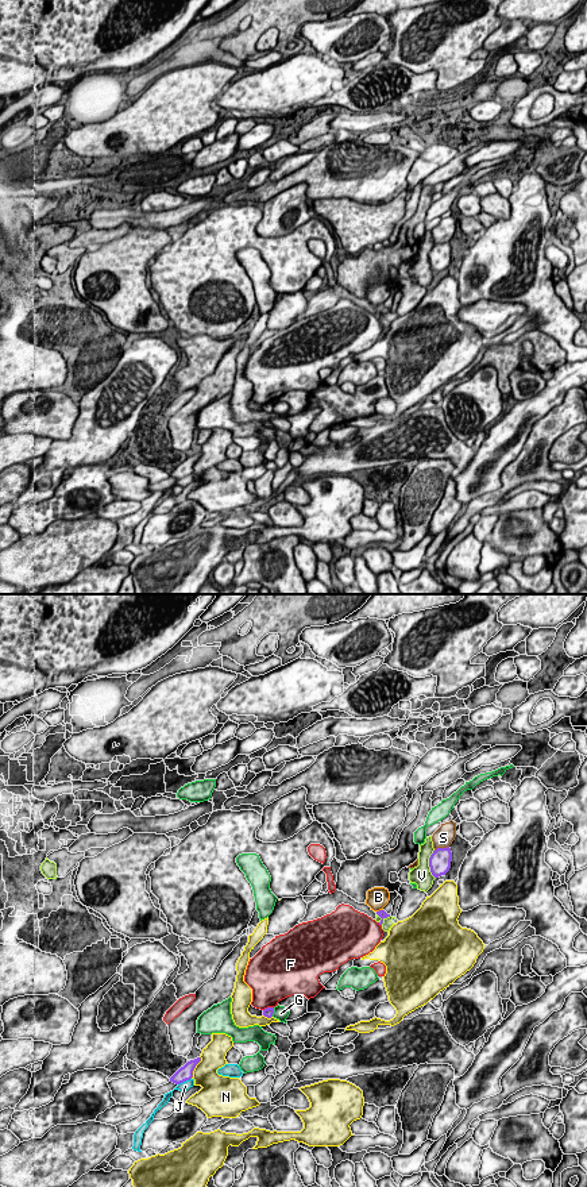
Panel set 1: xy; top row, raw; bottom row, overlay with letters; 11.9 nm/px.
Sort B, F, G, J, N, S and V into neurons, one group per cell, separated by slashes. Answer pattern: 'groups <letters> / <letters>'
groups B / F / G / J / N / S / V

